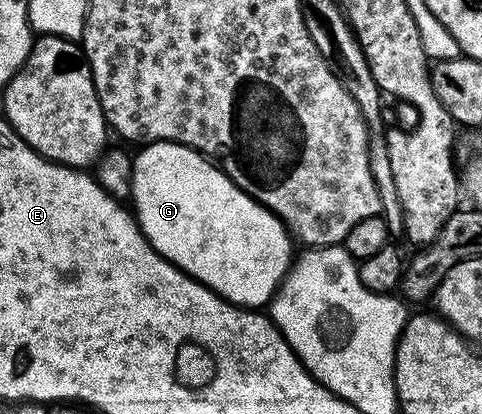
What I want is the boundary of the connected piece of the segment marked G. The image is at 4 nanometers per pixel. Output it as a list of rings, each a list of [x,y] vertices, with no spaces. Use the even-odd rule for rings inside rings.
[[[158,140],[155,144],[142,145],[138,151],[133,156],[133,212],[150,244],[175,267],[195,280],[200,280],[231,304],[252,310],[270,305],[293,264],[293,240],[286,224],[248,192],[242,192],[223,173],[218,163],[212,162],[193,148],[186,148],[184,144],[172,144],[170,140]]]

